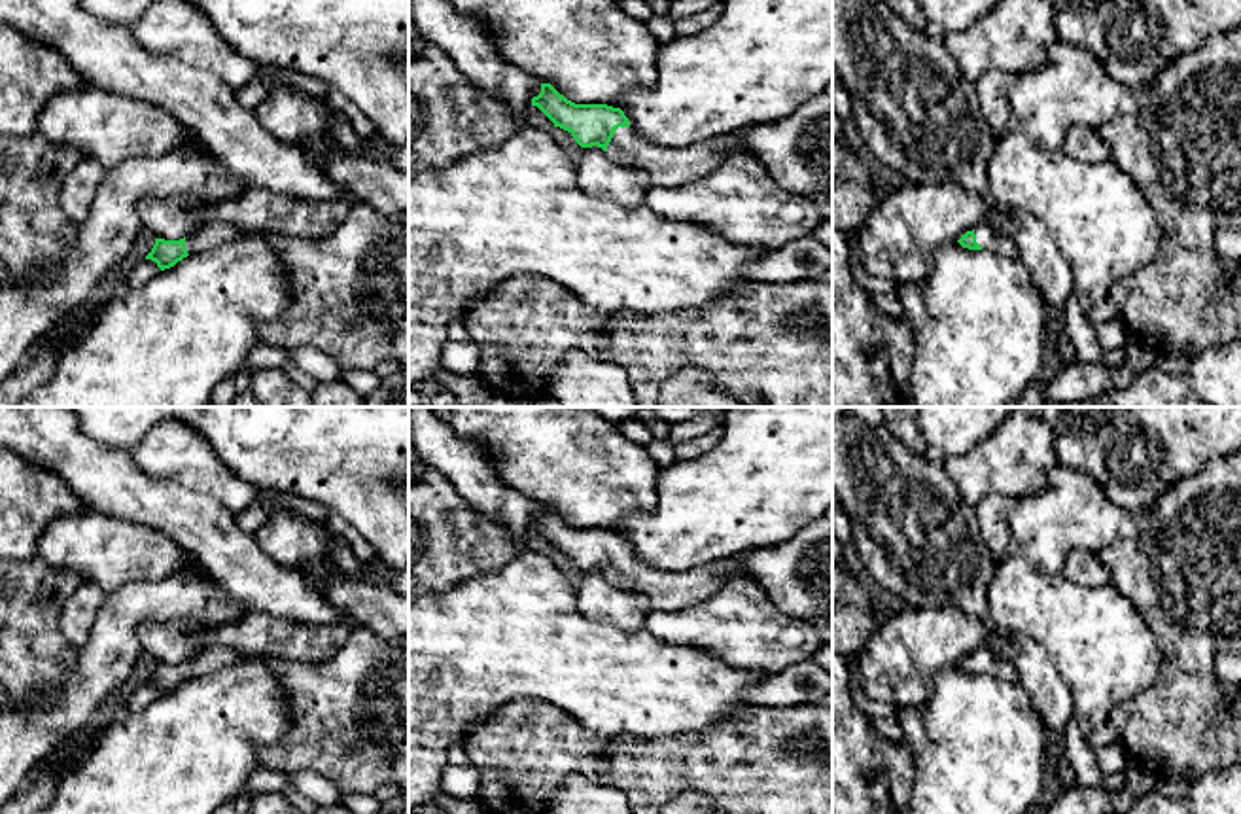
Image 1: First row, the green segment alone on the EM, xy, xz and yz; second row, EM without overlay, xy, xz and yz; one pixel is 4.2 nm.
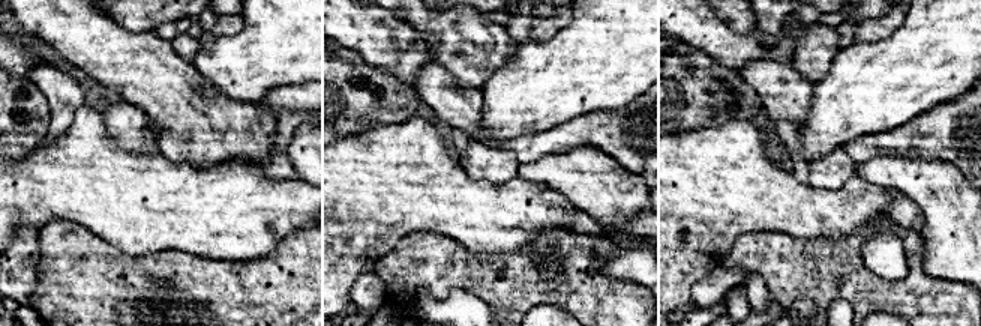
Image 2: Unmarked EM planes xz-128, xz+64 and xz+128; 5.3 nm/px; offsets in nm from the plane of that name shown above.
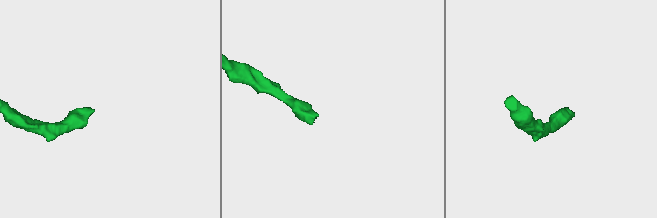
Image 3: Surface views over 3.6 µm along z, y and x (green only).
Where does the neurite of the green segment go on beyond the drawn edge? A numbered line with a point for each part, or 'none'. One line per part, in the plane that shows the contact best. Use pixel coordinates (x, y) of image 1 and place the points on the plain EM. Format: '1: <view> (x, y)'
1: xz (797, 576)

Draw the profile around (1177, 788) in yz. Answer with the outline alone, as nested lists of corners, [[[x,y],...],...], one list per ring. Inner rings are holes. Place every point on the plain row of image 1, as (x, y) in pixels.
[[[1163,778],[1158,780],[1156,787],[1167,797],[1184,799],[1188,795],[1190,784],[1192,784],[1190,780],[1182,778]]]

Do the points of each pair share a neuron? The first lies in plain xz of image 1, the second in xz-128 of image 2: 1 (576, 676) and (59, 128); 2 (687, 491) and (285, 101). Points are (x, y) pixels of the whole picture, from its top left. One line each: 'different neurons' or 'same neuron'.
1: different neurons
2: different neurons

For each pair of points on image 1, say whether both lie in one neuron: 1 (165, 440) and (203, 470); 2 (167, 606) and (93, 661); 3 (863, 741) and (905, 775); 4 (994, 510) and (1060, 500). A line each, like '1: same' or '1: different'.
1: same
2: same
3: different
4: different

